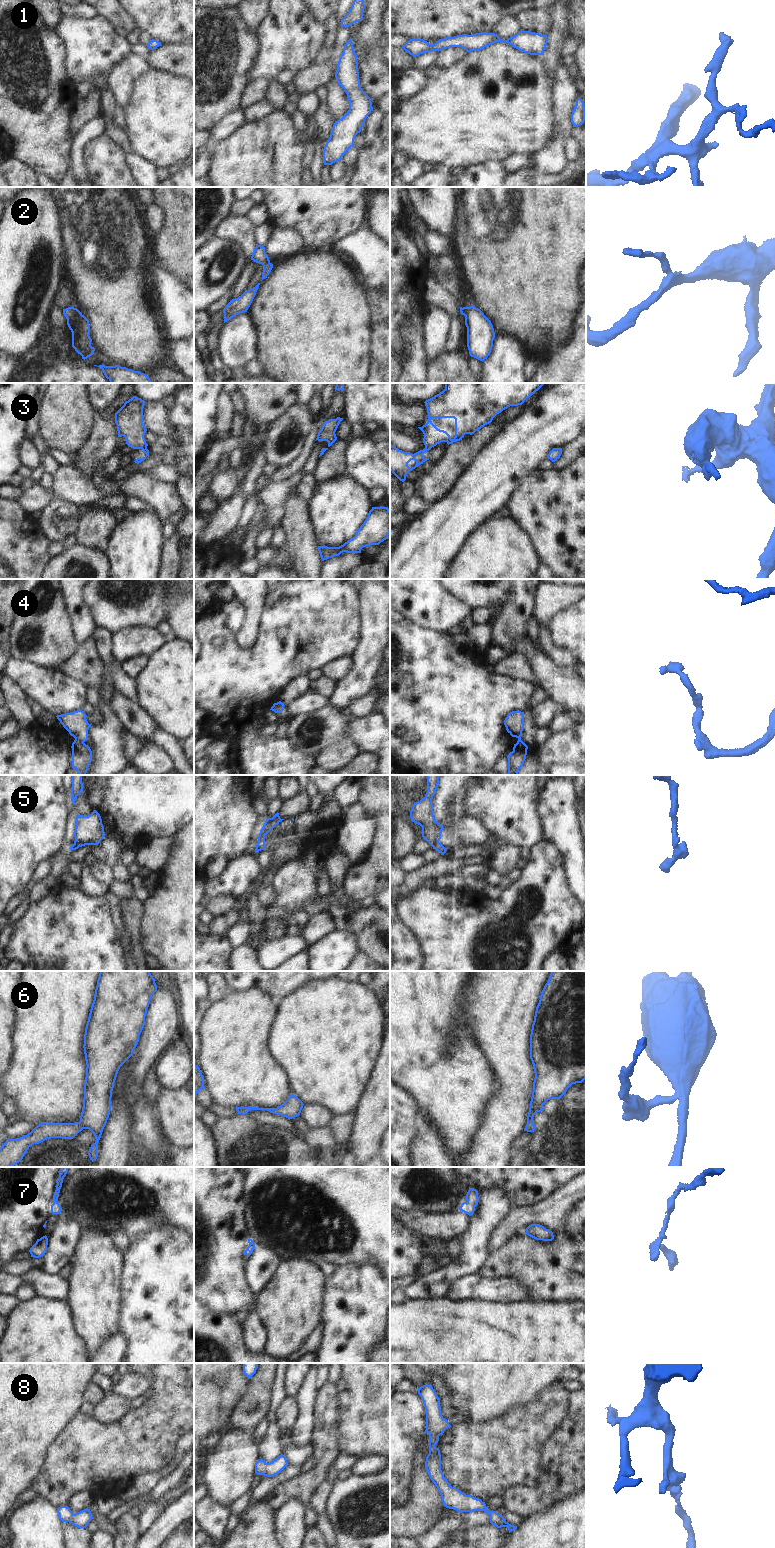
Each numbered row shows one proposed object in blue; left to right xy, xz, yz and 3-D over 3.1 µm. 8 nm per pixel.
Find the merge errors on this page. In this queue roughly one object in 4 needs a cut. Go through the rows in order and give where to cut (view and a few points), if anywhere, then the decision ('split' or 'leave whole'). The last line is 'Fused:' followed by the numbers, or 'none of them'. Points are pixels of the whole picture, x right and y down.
1: no cut | leave whole
2: no cut | leave whole
3: xy (146, 447), (141, 448) | split
4: xy (75, 738), (83, 742) | split
5: no cut | leave whole
6: no cut | leave whole
7: no cut | leave whole
8: no cut | leave whole
Fused: 3, 4

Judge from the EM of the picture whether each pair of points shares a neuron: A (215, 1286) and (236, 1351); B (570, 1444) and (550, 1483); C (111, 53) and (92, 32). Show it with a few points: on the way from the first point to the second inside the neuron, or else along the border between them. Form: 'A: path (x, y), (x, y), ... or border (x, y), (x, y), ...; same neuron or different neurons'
A: border (204, 1305), (218, 1313), (231, 1314), (241, 1325); different neurons
B: path (565, 1454), (563, 1461), (552, 1473); same neuron
C: path (106, 48), (95, 37); same neuron

